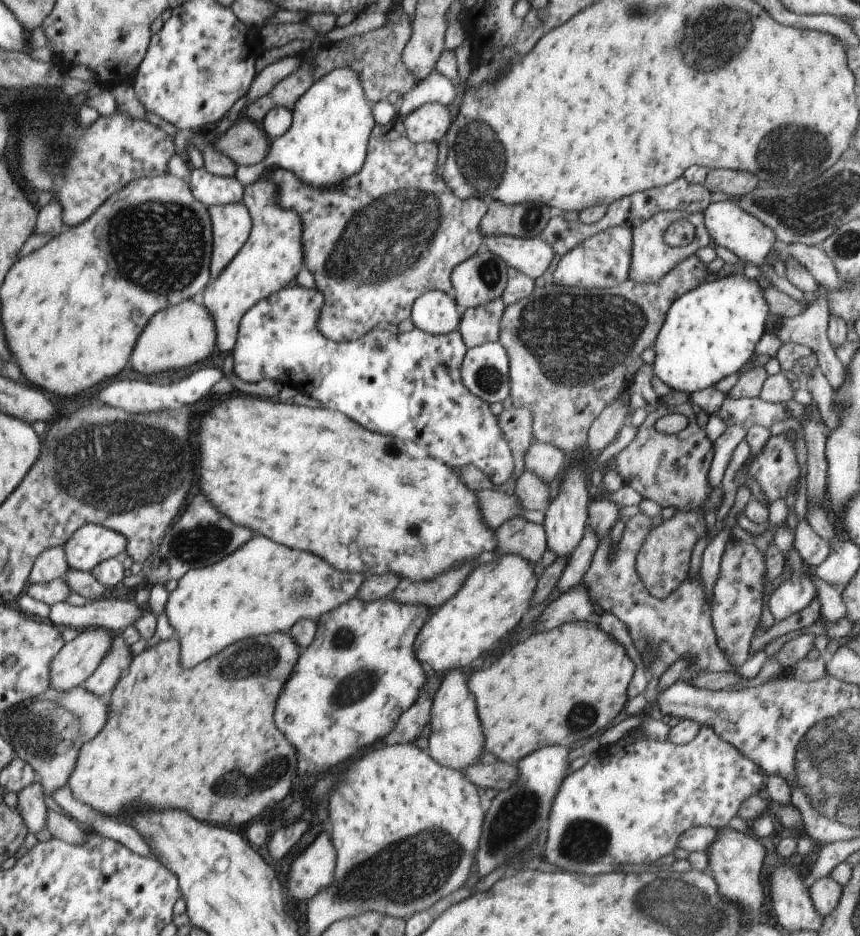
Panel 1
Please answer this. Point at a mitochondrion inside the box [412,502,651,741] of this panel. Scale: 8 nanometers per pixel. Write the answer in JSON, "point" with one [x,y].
{"point":[582,716]}

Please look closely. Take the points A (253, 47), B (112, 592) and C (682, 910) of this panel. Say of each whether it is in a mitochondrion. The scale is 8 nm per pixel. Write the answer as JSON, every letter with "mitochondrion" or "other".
{"A":"other","B":"other","C":"mitochondrion"}

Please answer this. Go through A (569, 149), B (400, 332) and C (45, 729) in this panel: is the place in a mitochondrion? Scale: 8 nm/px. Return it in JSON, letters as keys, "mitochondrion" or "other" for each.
{"A":"other","B":"other","C":"mitochondrion"}

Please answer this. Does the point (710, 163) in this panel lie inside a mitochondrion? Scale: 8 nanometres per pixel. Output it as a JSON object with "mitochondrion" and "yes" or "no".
{"mitochondrion":"no"}

